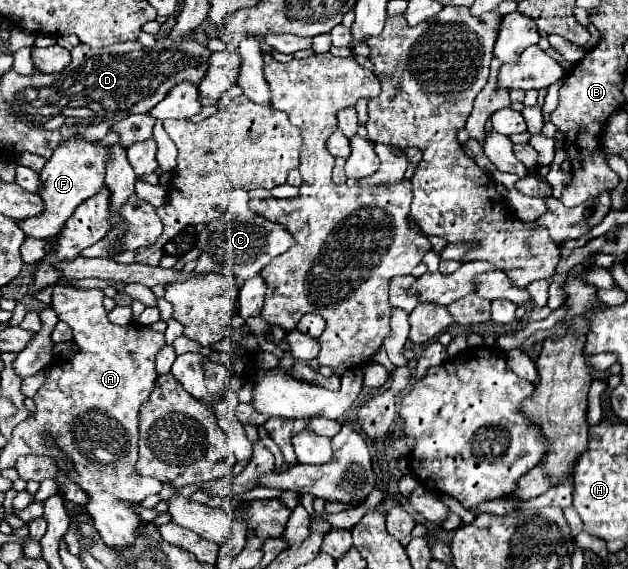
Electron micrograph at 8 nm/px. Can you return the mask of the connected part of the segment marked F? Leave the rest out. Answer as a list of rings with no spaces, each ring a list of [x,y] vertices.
[[[73,135],[61,145],[55,147],[53,157],[47,161],[47,165],[41,171],[41,181],[43,181],[43,191],[39,193],[45,203],[45,211],[39,217],[31,217],[25,221],[19,221],[19,227],[27,237],[37,237],[37,239],[53,239],[61,233],[65,227],[65,221],[73,215],[73,211],[89,197],[97,195],[103,189],[103,179],[105,179],[105,167],[107,159],[111,157],[111,147],[109,145],[99,145],[91,143],[81,135]]]

